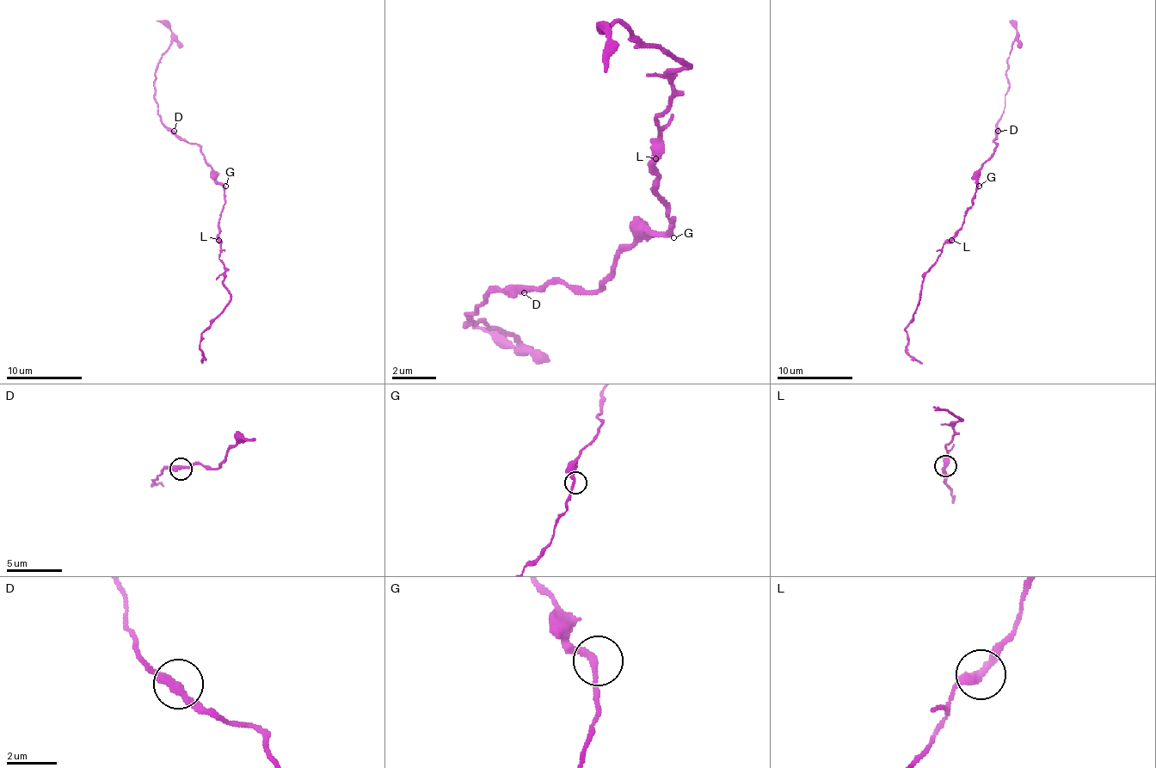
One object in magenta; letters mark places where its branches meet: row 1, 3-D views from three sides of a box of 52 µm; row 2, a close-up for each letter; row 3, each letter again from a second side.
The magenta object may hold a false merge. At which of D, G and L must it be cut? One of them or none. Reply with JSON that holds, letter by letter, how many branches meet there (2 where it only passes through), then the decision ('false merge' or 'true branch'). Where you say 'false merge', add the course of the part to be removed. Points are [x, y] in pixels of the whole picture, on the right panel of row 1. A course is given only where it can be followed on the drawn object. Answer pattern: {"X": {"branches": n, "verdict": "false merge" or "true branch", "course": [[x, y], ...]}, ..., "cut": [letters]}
{"D": {"branches": 2, "verdict": "true branch"}, "G": {"branches": 2, "verdict": "true branch"}, "L": {"branches": 2, "verdict": "true branch"}, "cut": []}

